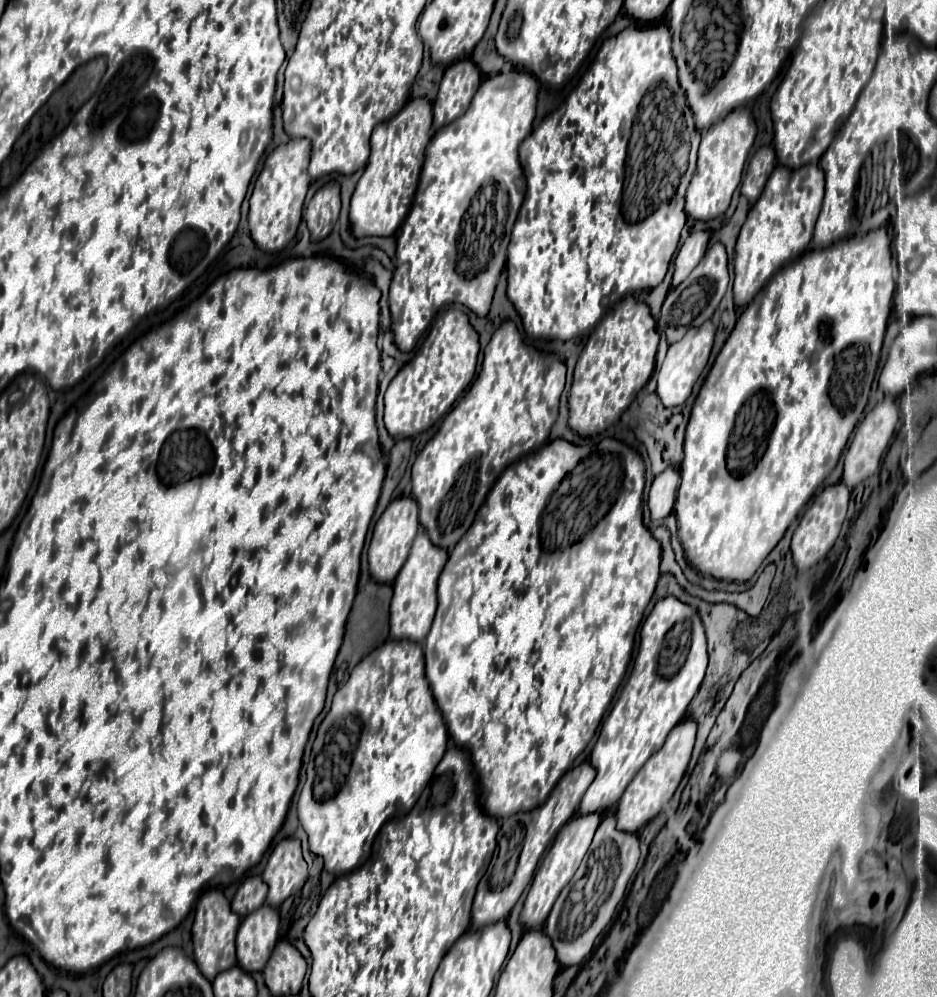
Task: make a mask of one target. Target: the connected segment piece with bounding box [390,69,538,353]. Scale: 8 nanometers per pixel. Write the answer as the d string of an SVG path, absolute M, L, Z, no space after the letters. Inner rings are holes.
M514 69L512 73L502 73L502 75L496 75L496 77L486 77L476 93L476 97L472 99L472 105L468 107L468 111L464 113L464 117L458 117L452 125L446 125L444 129L440 129L428 149L426 149L426 161L424 161L424 167L422 167L422 175L420 175L420 185L418 185L418 191L416 191L416 197L414 197L414 203L412 203L412 209L398 233L398 249L396 249L396 271L394 271L394 277L392 277L392 285L390 285L390 313L392 313L392 333L394 333L394 343L400 351L404 353L410 353L416 343L420 341L420 337L426 333L426 329L430 327L432 319L436 317L436 313L440 311L440 307L444 305L450 305L450 303L460 303L460 305L466 305L470 311L474 311L478 317L486 317L488 311L490 311L490 305L492 305L492 297L494 297L494 289L496 289L496 283L498 283L498 277L506 265L506 249L508 249L508 241L510 241L510 233L512 233L512 225L518 217L518 211L520 211L520 201L524 199L524 193L526 193L526 179L524 179L524 173L522 173L522 167L518 163L518 147L520 143L532 133L532 125L534 125L534 117L536 117L536 97L538 97L538 81L530 75L530 73L524 73L524 71L518 71ZM490 183L498 183L498 185L504 185L508 191L510 191L510 197L512 197L512 207L504 207L504 215L498 217L498 225L474 225L470 227L470 231L466 231L468 227L462 227L462 223L466 221L466 209L470 207L472 203L472 197L478 193L480 187L484 185L490 185Z

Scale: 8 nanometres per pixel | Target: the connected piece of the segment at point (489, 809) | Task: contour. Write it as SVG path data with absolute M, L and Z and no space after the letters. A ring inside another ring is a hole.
M556 439L556 441L552 441L552 443L548 443L548 445L544 445L544 447L542 447L542 449L540 449L540 451L534 451L534 453L530 453L530 455L526 455L526 457L524 457L524 459L520 459L520 461L516 461L516 463L512 463L512 465L510 465L510 467L508 467L508 469L506 469L506 471L504 471L504 473L502 473L502 477L500 477L500 479L498 479L498 481L496 481L496 485L494 485L494 487L492 487L492 491L490 491L490 493L488 493L488 499L486 499L486 505L482 505L482 507L480 507L480 511L478 511L478 517L476 517L476 521L474 521L474 525L472 525L472 529L470 529L470 531L468 531L468 533L466 533L466 535L464 535L464 537L462 537L462 539L460 539L460 543L458 543L458 545L456 545L456 547L454 547L454 549L452 549L452 551L450 551L450 559L448 559L448 563L446 563L446 567L444 567L444 571L442 571L442 575L440 575L440 581L438 581L438 611L436 611L436 617L434 617L434 623L432 623L432 629L430 629L430 633L428 633L428 637L426 637L426 643L424 643L424 657L426 657L426 677L428 677L428 683L430 683L430 689L432 689L432 695L434 695L434 699L436 699L436 705L438 705L438 709L440 709L440 711L442 711L442 717L444 717L444 721L446 721L446 727L448 727L448 733L450 733L450 737L452 737L452 739L456 739L456 741L454 741L454 743L456 743L456 745L458 745L458 747L462 747L462 749L468 749L468 755L470 755L470 761L472 761L472 763L474 763L474 769L476 769L476 773L478 773L478 783L480 783L480 805L484 805L484 813L488 813L488 815L490 815L490 817L496 817L496 819L498 819L498 817L510 817L510 815L514 815L514 813L520 813L520 811L532 811L532 809L536 809L536 807L540 807L540 805L542 805L542 803L544 803L544 801L546 801L546 799L548 799L548 793L550 793L550 791L552 791L552 789L554 789L554 785L556 785L556 781L560 781L560 777L562 777L562 775L564 775L564 773L566 773L566 771L568 771L568 769L570 769L570 767L572 767L572 763L574 763L574 761L576 761L576 757L578 757L578 755L580 755L580 753L582 753L582 751L584 751L584 749L586 749L586 745L588 745L588 743L590 743L590 739L592 739L592 737L594 737L594 733L596 733L596 729L598 729L598 725L600 725L600 721L602 721L602 717L604 717L604 713L606 713L606 711L608 711L608 707L610 707L610 701L612 701L612 697L614 697L614 693L616 693L616 689L618 689L618 687L620 687L620 683L622 683L622 679L624 679L624 673L626 673L626 669L628 669L628 663L630 663L630 657L632 657L632 649L634 649L634 637L636 637L636 631L638 631L638 625L640 625L640 621L642 621L642 615L644 615L644 609L646 609L646 605L648 605L648 603L650 603L650 599L652 599L652 593L654 593L654 587L656 587L656 583L658 583L658 577L660 577L660 545L658 545L658 541L656 541L656 539L654 539L654 537L652 537L652 533L650 533L650 531L648 531L648 529L646 529L646 527L644 527L644 523L642 523L642 493L644 493L644 485L646 485L646 481L644 481L644 463L642 463L642 459L640 459L640 455L638 455L638 453L634 453L634 449L630 449L630 447L626 447L626 445L624 445L624 485L622 485L622 477L620 477L620 441L616 441L616 439L604 439L604 441L600 441L600 443L598 443L598 445L594 445L594 449L590 449L590 447L576 447L576 445L570 445L570 443L568 443L568 441L562 441L562 439ZM590 453L592 453L592 455L596 455L596 473L592 473L592 483L590 483L590 493L588 493L588 497L586 497L586 505L588 505L588 507L586 507L586 509L584 509L584 507L578 507L578 509L574 509L574 513L572 513L572 525L570 525L570 529L568 529L568 533L566 533L566 541L564 541L564 543L552 543L552 545L550 545L550 543L548 543L548 539L544 539L544 533L542 533L542 511L544 511L544 507L546 507L546 505L548 505L548 501L550 501L550 497L552 497L552 493L554 493L554 491L556 491L556 489L558 489L558 487L560 487L560 483L562 483L562 479L564 479L564 477L566 477L566 475L568 475L568 473L570 473L570 472L571 472L571 471L572 471L572 469L576 469L576 465L578 465L578 463L580 463L580 461L582 461L582 459L586 459L586 457L588 457L588 455L590 455ZM540 553L550 553L550 555L548 555L548 559L550 559L550 561L548 561L548 563L544 563L544 561L542 561L542 565L540 565L540 557L538 557L538 555L540 555Z

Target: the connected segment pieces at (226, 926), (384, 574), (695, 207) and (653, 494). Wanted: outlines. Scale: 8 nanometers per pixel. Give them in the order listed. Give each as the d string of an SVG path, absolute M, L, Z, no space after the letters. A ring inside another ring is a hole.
M212 889L204 893L196 905L196 919L192 925L192 941L194 941L194 959L198 969L214 981L216 973L222 973L224 969L232 969L236 961L236 931L240 925L240 915L232 913L230 901L224 897L222 891Z
M400 497L394 499L388 509L384 511L384 515L380 517L380 521L374 527L374 535L368 547L368 563L370 563L370 575L376 583L384 583L390 585L396 579L396 573L400 573L404 561L408 559L412 541L416 537L420 529L420 521L418 521L418 505L414 499L410 497Z
M738 109L730 113L726 119L712 125L708 131L702 133L702 143L698 151L698 167L690 181L686 193L684 211L696 221L710 221L726 213L730 207L732 195L740 185L742 171L748 159L748 153L756 139L756 125L746 109Z
M666 469L662 475L654 479L648 499L652 521L662 521L674 511L678 485L680 485L680 473L676 469Z

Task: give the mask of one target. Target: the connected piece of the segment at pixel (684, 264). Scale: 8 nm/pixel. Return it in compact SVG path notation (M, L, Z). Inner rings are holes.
M692 231L692 235L680 245L674 259L672 287L678 287L688 277L688 273L692 273L692 269L702 261L708 243L710 243L710 235L706 231Z

